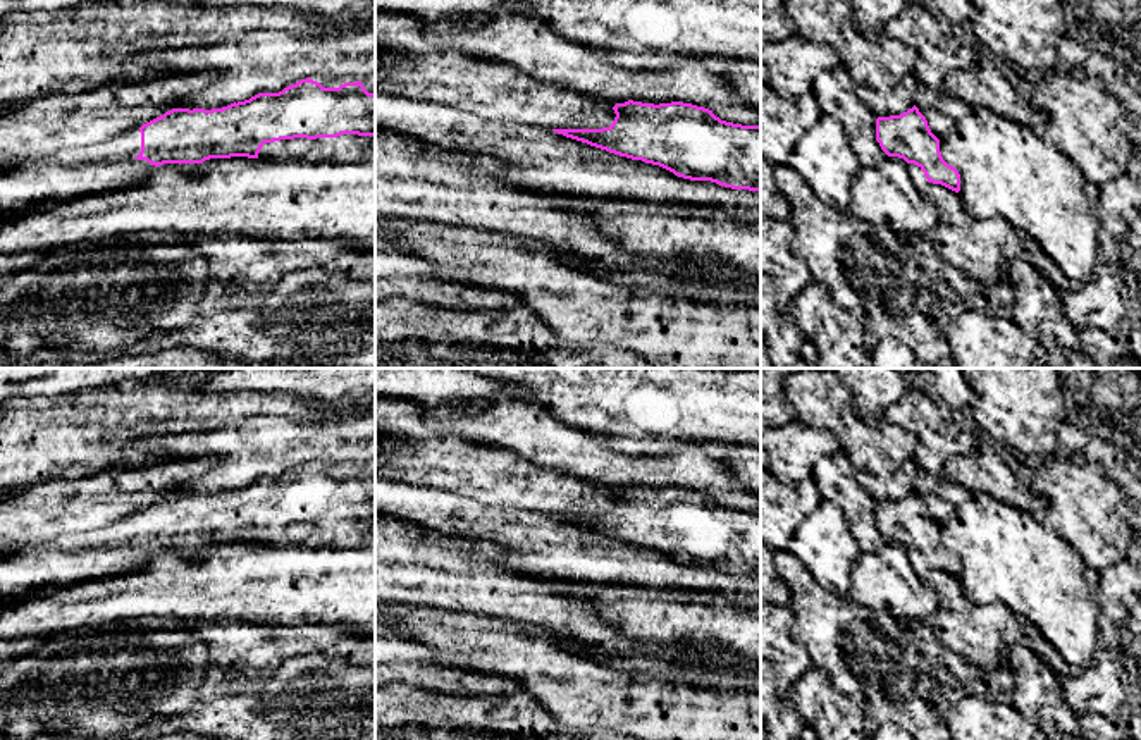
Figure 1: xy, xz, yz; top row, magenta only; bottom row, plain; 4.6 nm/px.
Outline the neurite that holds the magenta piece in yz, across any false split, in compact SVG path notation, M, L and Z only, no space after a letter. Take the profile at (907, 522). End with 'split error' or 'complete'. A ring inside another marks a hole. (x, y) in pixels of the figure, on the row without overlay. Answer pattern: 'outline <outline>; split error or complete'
outline M916 490L900 501L878 503L876 527L888 542L917 551L928 568L960 577L959 556L943 546L940 525Z; complete

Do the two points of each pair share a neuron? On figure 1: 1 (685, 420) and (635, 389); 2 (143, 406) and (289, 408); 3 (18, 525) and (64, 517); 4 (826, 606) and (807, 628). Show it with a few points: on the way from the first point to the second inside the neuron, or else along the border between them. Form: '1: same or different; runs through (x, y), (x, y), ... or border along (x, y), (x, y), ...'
1: same; runs through (673, 408), (654, 389), (647, 389)
2: same; runs through (179, 408), (253, 405)
3: same; runs through (30, 517), (52, 517)
4: same; runs through (825, 611), (813, 623)

